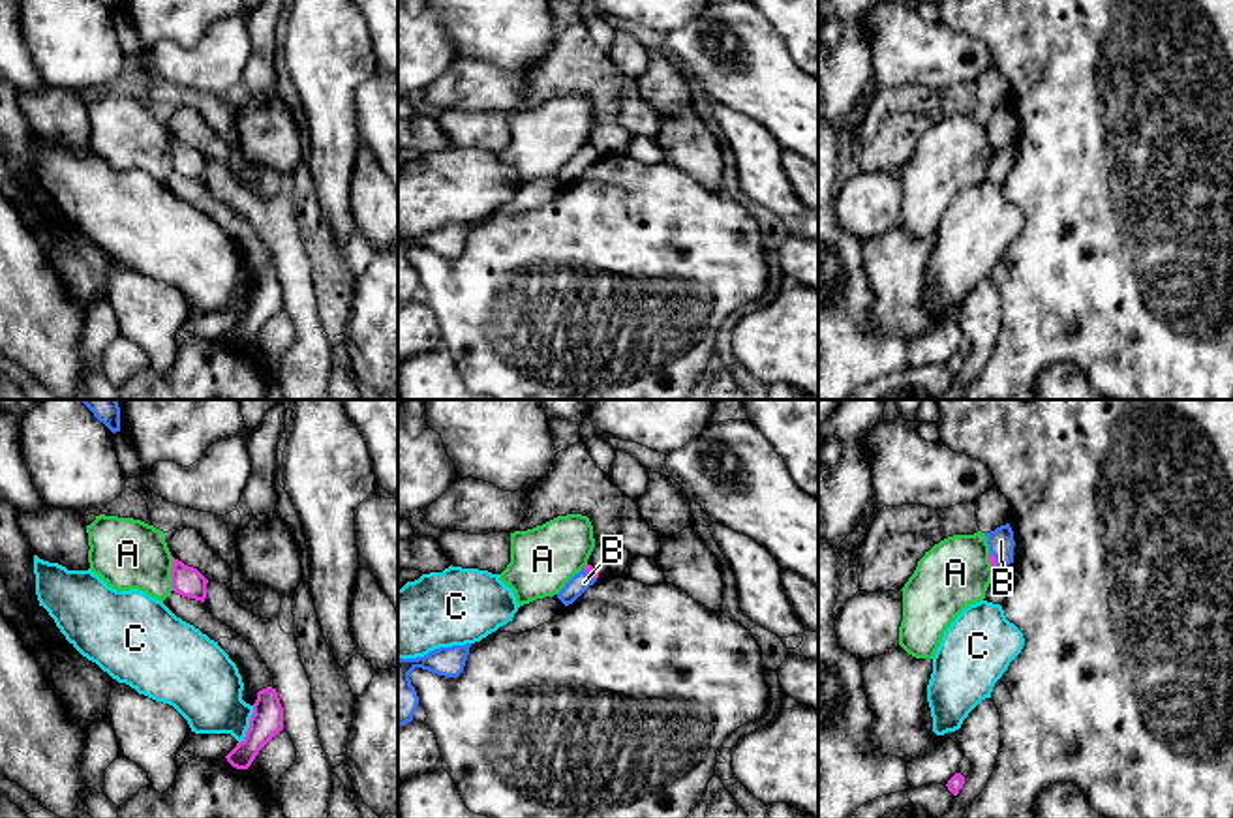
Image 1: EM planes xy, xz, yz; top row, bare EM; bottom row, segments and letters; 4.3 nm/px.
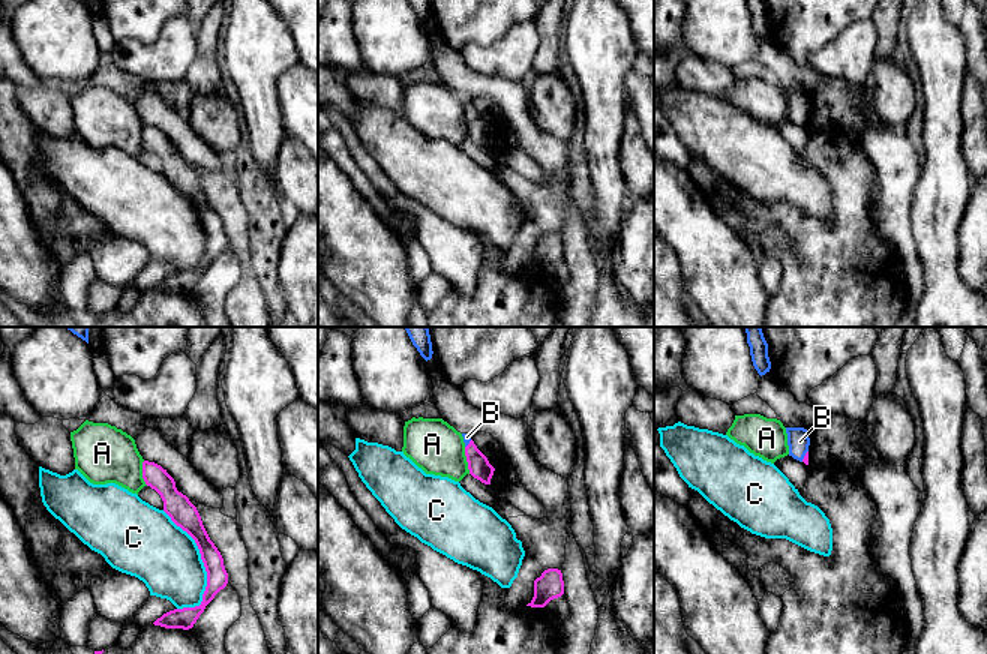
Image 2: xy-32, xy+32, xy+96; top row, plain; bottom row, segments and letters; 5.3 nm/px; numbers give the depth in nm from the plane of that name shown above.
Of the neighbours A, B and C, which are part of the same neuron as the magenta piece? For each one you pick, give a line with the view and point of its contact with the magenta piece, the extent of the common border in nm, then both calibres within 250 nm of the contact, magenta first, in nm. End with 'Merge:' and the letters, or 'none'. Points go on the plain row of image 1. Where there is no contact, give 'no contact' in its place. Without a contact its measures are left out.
Merge: none

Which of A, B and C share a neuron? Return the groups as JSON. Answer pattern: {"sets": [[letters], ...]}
{"sets": [["A", "C"], ["B"]]}

